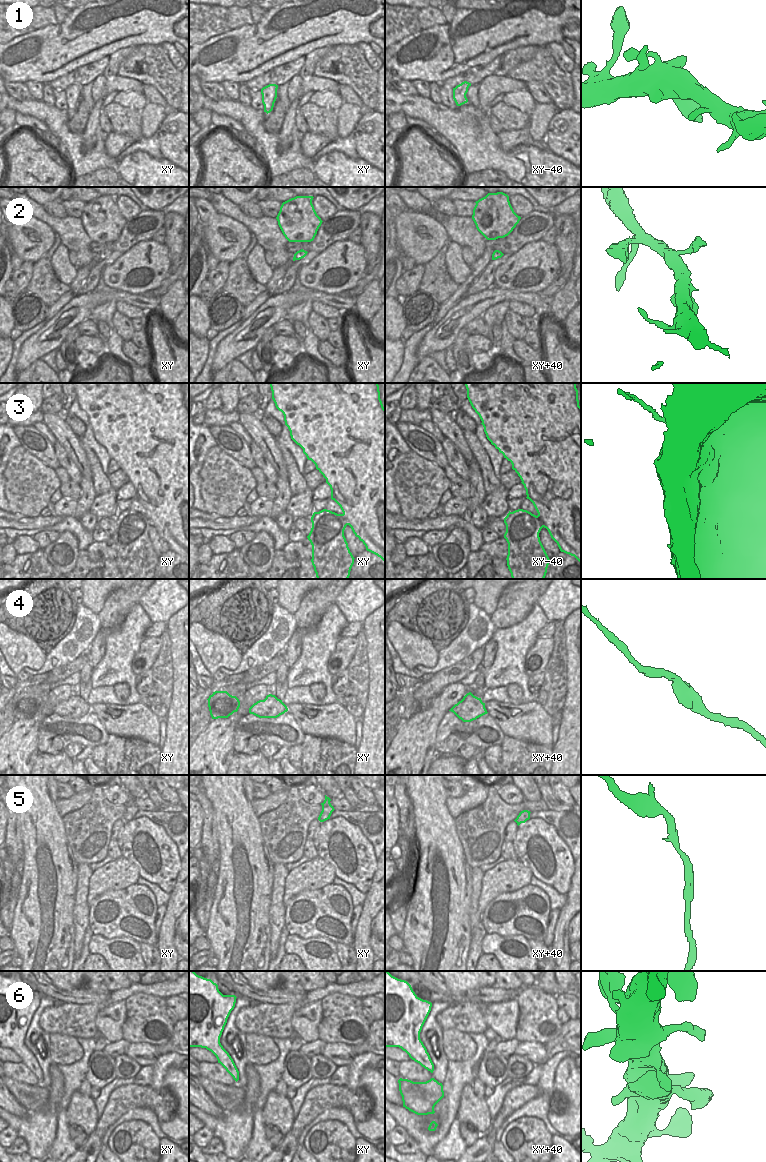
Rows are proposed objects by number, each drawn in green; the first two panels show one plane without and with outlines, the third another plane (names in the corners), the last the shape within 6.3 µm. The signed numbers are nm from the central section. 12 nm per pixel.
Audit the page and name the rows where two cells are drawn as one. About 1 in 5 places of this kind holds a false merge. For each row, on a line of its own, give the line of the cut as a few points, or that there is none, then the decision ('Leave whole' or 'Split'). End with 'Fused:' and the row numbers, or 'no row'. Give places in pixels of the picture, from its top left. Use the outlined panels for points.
1: No split. Leave whole
2: No split. Leave whole
3: Split along xy-40 (537, 515), (543, 526). Split
4: No split. Leave whole
5: No split. Leave whole
6: No split. Leave whole
Fused: 3

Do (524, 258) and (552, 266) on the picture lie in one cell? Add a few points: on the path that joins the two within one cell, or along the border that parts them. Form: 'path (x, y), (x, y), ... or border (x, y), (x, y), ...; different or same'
path (531, 265), (545, 265); same

